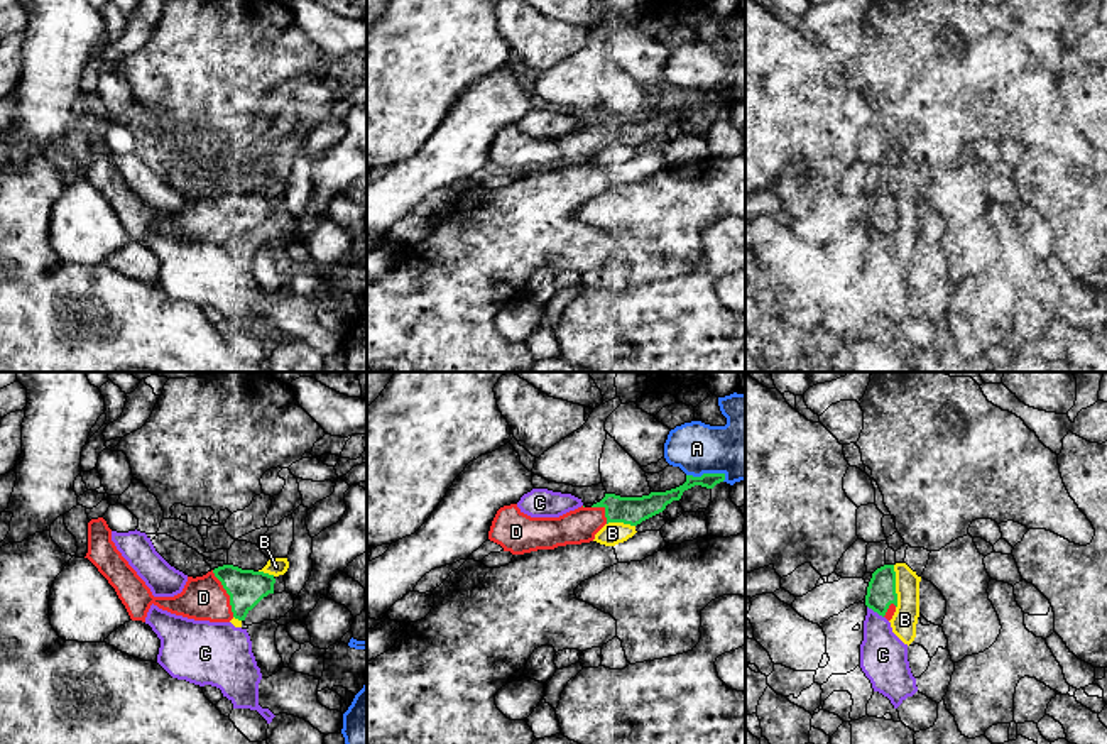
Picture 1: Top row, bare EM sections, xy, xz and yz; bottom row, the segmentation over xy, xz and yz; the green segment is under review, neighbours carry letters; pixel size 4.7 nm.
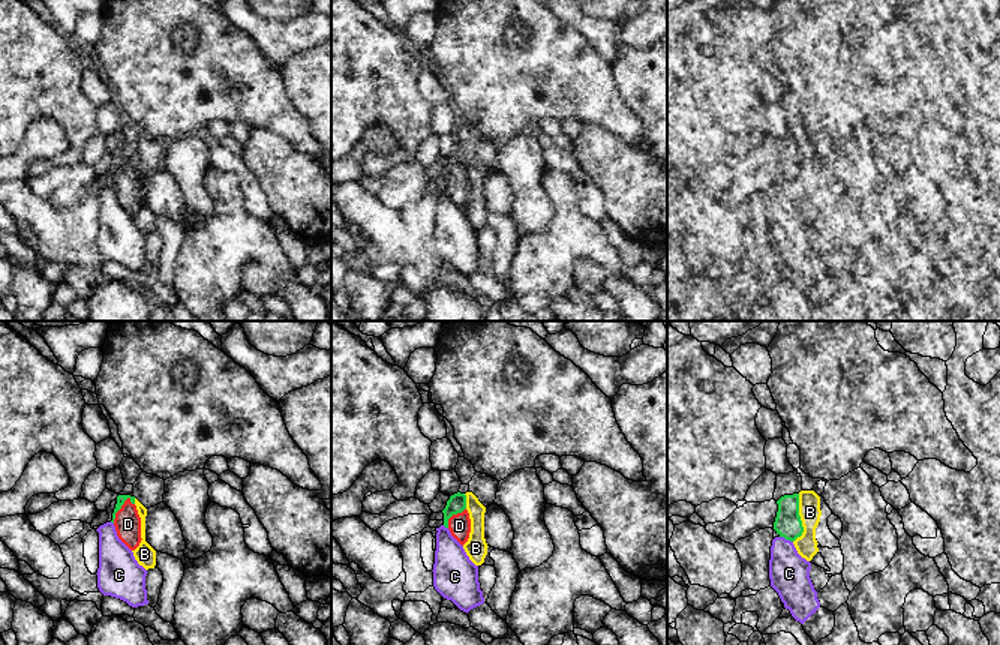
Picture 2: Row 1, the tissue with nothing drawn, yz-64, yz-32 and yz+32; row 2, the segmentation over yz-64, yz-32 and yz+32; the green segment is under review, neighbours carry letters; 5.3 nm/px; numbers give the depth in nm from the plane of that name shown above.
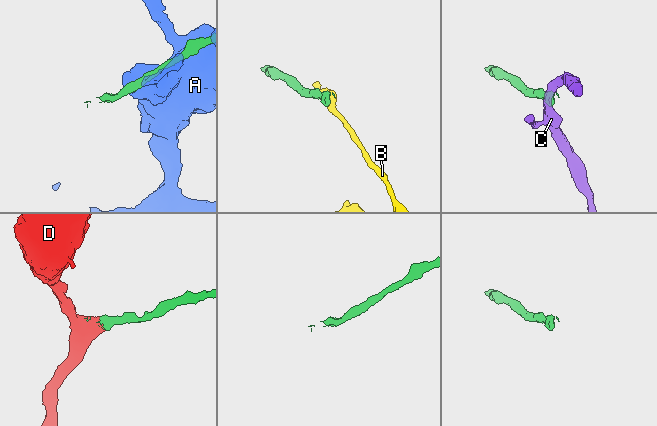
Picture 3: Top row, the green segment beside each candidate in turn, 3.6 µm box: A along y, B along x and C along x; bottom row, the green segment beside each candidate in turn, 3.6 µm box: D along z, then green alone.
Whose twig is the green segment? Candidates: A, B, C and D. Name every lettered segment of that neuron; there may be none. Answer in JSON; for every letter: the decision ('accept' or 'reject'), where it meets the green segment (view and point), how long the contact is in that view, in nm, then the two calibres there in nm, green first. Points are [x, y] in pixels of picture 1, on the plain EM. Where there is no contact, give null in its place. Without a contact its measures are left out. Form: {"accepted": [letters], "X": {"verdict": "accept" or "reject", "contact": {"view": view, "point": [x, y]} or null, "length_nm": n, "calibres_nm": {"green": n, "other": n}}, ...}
{"accepted": ["D"], "A": {"verdict": "reject", "contact": {"view": "xz", "point": [707, 95]}, "length_nm": 190, "calibres_nm": {"green": 80, "other": 300}}, "B": {"verdict": "reject", "contact": {"view": "yz", "point": [894, 208]}, "length_nm": 200, "calibres_nm": {"green": 140, "other": 120}}, "C": {"verdict": "reject", "contact": {"view": "yz", "point": [876, 232]}, "length_nm": 100, "calibres_nm": {"green": 140, "other": 220}}, "D": {"verdict": "accept", "contact": {"view": "xy", "point": [227, 213]}, "length_nm": 240, "calibres_nm": {"green": 180, "other": 200}}}

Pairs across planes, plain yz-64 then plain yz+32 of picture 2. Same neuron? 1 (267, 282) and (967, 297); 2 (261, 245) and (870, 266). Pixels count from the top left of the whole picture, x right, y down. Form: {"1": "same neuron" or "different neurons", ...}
{"1": "different neurons", "2": "same neuron"}

